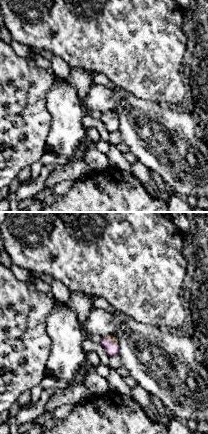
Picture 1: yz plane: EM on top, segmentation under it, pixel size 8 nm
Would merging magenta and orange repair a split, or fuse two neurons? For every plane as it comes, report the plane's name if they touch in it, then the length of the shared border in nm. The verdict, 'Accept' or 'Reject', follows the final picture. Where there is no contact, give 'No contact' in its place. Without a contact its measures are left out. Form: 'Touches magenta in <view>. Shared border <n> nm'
Touches magenta in yz. Shared border 130 nm

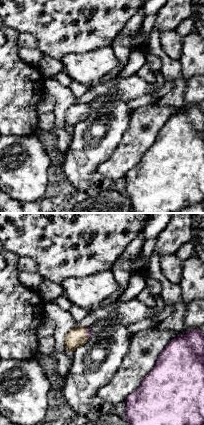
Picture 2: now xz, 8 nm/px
Touches magenta in xz. Shared border 80 nm

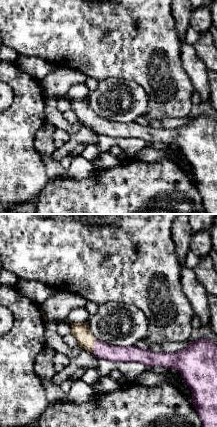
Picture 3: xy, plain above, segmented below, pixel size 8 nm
Touches magenta in xy. Shared border 120 nm

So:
Accept

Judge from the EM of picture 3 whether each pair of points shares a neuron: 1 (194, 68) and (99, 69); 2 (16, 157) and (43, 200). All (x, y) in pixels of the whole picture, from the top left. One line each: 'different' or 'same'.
1: different
2: different

